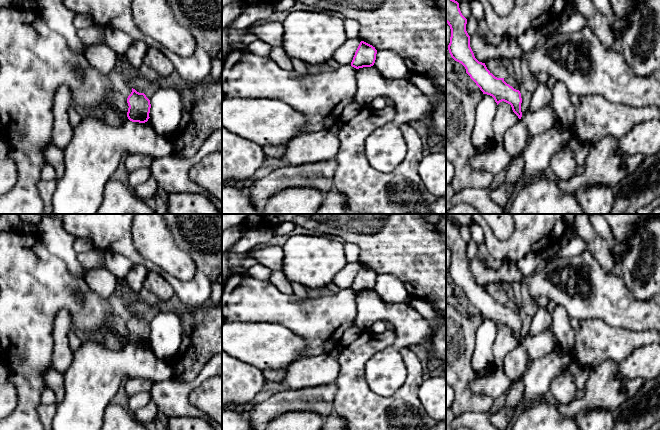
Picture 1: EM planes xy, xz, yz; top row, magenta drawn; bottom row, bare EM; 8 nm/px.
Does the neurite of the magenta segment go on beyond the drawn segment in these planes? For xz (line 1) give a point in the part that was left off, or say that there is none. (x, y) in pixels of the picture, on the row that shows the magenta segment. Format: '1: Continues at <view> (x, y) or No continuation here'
1: No continuation here

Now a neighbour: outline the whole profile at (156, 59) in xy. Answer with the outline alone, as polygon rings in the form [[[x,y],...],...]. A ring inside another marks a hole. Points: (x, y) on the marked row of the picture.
[[[149,46],[143,60],[143,66],[153,69],[161,78],[168,77],[173,71],[172,62],[166,56],[165,50]]]

